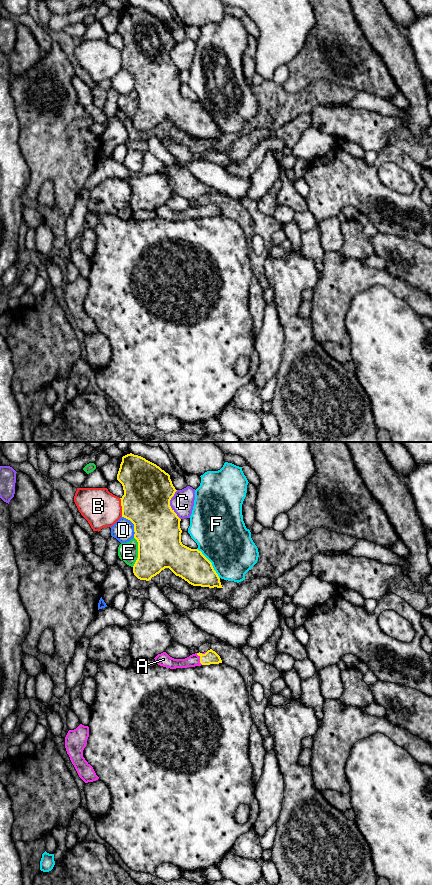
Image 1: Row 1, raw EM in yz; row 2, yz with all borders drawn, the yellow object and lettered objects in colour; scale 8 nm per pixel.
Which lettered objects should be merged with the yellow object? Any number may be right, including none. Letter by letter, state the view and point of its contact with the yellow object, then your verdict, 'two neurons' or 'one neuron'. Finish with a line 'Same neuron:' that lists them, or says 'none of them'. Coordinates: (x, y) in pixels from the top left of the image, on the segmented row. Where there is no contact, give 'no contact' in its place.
A: meets yellow in yz at (200, 659); one neuron
B: meets yellow in yz at (122, 507); two neurons
C: meets yellow in yz at (169, 505); two neurons
D: meets yellow in yz at (134, 525); two neurons
E: meets yellow in yz at (138, 552); two neurons
F: meets yellow in yz at (211, 563); two neurons
Same neuron: A

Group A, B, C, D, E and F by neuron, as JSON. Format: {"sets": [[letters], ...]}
{"sets": [["A"], ["B"], ["C"], ["D"], ["E"], ["F"]]}

